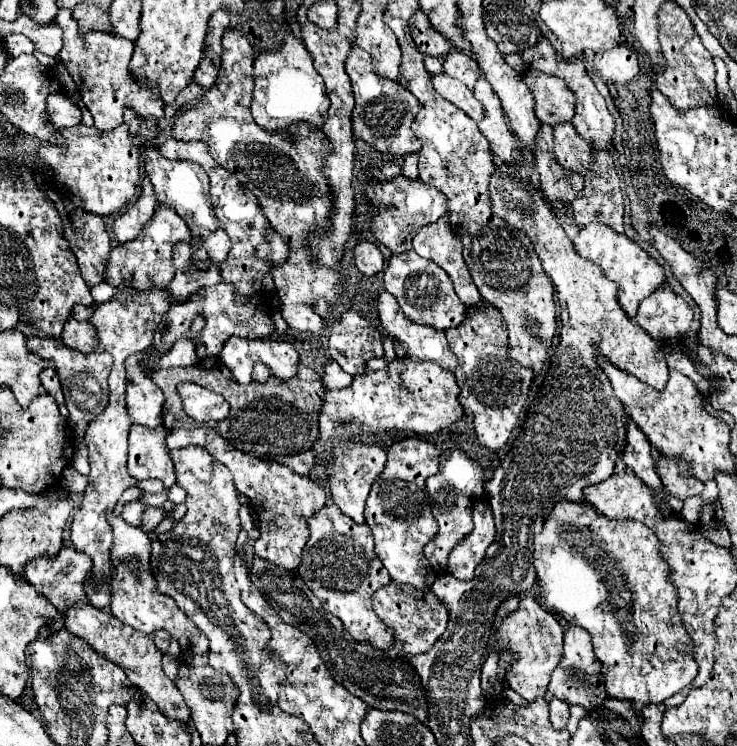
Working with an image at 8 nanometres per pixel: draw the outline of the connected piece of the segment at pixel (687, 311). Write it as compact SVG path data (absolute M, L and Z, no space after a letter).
M659 288L647 296L641 302L637 314L637 324L645 328L645 332L657 342L665 342L670 338L672 344L677 343L677 336L687 332L691 322L693 310L679 294L673 294L669 288Z

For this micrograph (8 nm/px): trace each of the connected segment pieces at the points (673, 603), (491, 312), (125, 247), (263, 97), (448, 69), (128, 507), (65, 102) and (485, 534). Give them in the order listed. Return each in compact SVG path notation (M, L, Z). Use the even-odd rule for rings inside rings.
M561 500L553 506L553 510L549 512L545 524L543 524L543 532L537 534L533 538L533 544L535 544L535 552L533 552L533 566L535 566L535 574L537 574L537 582L541 586L541 600L543 600L543 606L557 614L559 618L567 620L569 624L575 624L575 626L581 626L585 628L589 634L591 634L591 642L593 642L593 650L597 654L597 658L603 662L603 680L605 680L605 688L607 688L607 694L609 698L615 698L615 700L627 700L631 702L631 708L637 712L637 716L641 718L641 710L643 706L649 706L649 704L659 704L659 702L665 702L667 698L671 698L673 694L677 694L683 686L689 686L693 682L693 678L697 676L697 662L693 660L693 650L691 650L691 644L689 644L689 636L681 624L681 616L677 612L677 590L673 586L673 582L669 580L669 566L667 562L659 556L659 540L657 536L641 522L637 520L613 520L613 518L607 518L603 514L599 514L595 508L591 508L589 504L585 502L569 502L569 500Z
M483 300L479 308L469 308L467 318L457 328L445 332L451 352L457 356L459 366L455 368L455 378L461 388L459 402L467 414L473 416L477 440L487 448L503 448L513 428L517 426L519 412L529 396L533 384L531 368L509 358L507 324L499 316L497 308L491 308Z
M157 204L153 218L143 226L141 234L135 240L127 244L119 244L111 250L105 270L105 282L114 287L129 282L135 288L143 288L143 290L153 286L167 286L175 276L175 266L171 264L171 252L179 240L191 242L191 230L187 230L185 220L173 208L165 208L165 204ZM121 272L129 274L125 282L121 282Z
M285 32L285 42L281 50L259 52L253 66L253 80L255 90L253 90L251 114L263 130L285 136L289 126L297 122L307 122L317 128L325 124L329 98L325 92L323 78L313 68L313 58L307 52L307 48L291 32Z
M451 50L445 56L445 74L451 74L455 80L463 82L469 90L473 90L477 78L479 78L479 66L471 56L461 54L459 50Z
M127 502L127 504L123 506L123 518L125 518L129 524L133 524L133 526L139 528L143 510L145 510L145 506L143 506L141 502Z
M63 92L47 98L47 114L55 128L69 128L81 122L81 110Z
M477 496L473 500L473 522L475 528L471 536L467 536L463 542L459 542L451 554L449 554L449 564L447 572L455 576L457 580L471 580L477 564L485 556L485 550L491 546L495 540L495 524L493 524L493 514L491 506L487 504L487 496Z

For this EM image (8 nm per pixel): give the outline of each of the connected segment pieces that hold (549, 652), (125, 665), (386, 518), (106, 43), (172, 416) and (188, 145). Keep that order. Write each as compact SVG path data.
M525 594L519 602L519 608L511 612L495 632L495 640L509 642L509 648L519 654L519 662L515 662L507 670L509 686L525 700L535 700L545 696L551 672L557 668L559 660L563 658L563 628L559 626L555 616L545 612L537 604L533 594Z
M83 602L69 608L63 616L65 616L65 628L71 634L83 638L99 656L121 666L125 670L127 678L157 704L157 708L159 708L159 712L163 712L163 716L169 716L169 720L191 722L191 710L187 708L181 692L175 688L173 680L167 678L161 670L161 654L153 642L153 634L143 634L143 632L123 624L121 620L117 620L113 614L109 614L105 610L97 610L91 604L83 604Z
M405 438L395 442L389 448L389 456L387 456L387 464L385 470L381 472L379 480L375 480L371 494L367 498L365 504L365 520L373 530L375 536L375 552L379 556L379 560L383 562L383 566L387 568L389 576L399 582L399 584L417 584L421 580L421 576L425 576L425 568L419 562L427 562L423 556L423 546L435 538L437 534L437 524L435 518L431 514L431 506L429 506L429 492L425 486L425 480L433 474L439 472L439 458L441 458L441 450L435 448L433 444L419 440L419 438Z
M59 10L55 22L63 28L63 50L59 54L61 62L69 70L71 78L81 90L81 100L89 108L89 112L95 118L95 128L99 130L113 130L119 124L123 124L123 112L125 108L133 108L137 114L145 118L163 118L163 106L165 102L159 96L159 90L147 90L141 88L139 82L135 82L135 76L129 72L129 60L133 54L133 42L119 38L115 34L105 32L89 32L85 38L79 36L79 26L75 24L71 10Z
M203 358L195 366L189 368L169 368L157 370L153 374L153 382L163 390L163 426L167 430L181 428L181 408L177 398L179 382L199 384L215 394L221 394L231 408L231 416L227 420L211 424L235 450L255 454L255 456L291 456L305 450L311 450L313 442L319 436L319 410L321 410L321 380L319 376L307 368L299 366L299 372L291 380L279 380L271 376L267 382L251 382L241 386L233 380L229 368L221 362L221 358Z
M169 138L159 146L159 150L165 158L171 158L171 160L179 158L179 160L197 162L209 174L215 216L219 218L221 228L231 238L231 250L227 254L227 260L223 264L219 264L221 280L235 288L235 302L237 304L249 302L249 298L255 294L255 284L261 284L263 276L267 276L275 264L281 264L287 258L285 256L289 252L287 242L283 242L281 236L277 236L277 232L271 232L267 218L263 216L259 202L251 194L251 190L245 188L243 184L239 184L239 180L231 172L221 168L211 158L207 144L203 144L203 142L179 142L179 140Z

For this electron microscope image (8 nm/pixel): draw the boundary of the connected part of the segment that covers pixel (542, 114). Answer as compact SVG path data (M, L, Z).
M527 70L523 82L533 92L537 106L535 116L545 124L571 122L575 114L575 94L569 92L567 84L561 78L543 74L539 70Z

